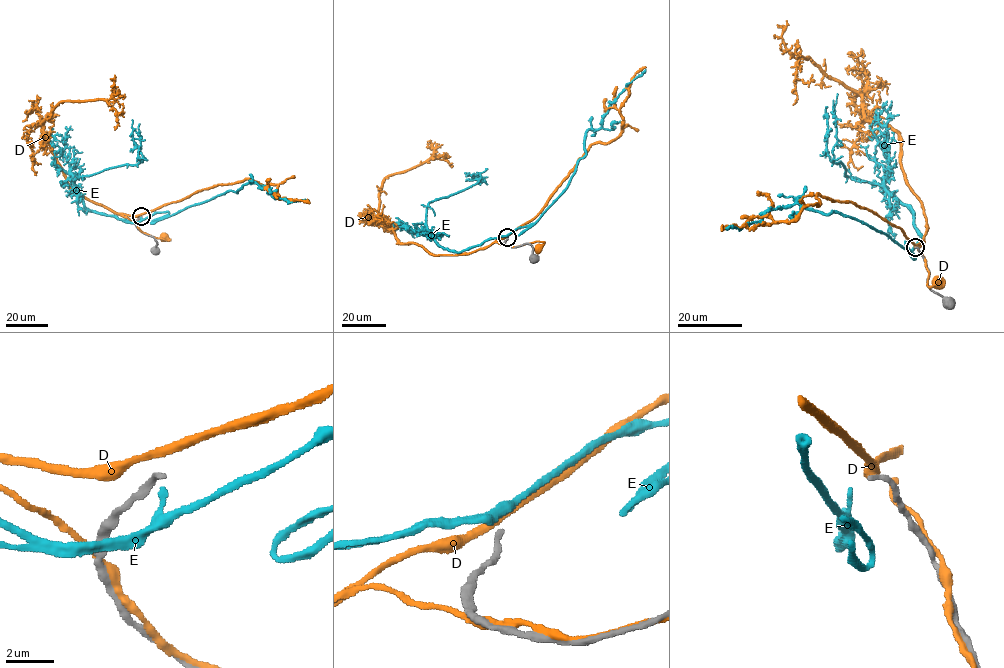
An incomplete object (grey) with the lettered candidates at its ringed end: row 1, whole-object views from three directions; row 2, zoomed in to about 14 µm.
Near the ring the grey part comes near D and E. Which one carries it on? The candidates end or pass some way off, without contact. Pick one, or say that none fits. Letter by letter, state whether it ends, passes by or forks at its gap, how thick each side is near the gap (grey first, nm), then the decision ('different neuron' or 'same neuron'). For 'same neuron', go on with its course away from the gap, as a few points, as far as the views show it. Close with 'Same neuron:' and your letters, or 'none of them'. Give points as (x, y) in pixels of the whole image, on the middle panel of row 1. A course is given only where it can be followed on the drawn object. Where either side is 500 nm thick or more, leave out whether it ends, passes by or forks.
D: it passes by; 240 nm thick on the grey side, 280 nm on the other; different neuron
E: it ends there; 240 nm thick on the grey side, 200 nm on the other; same neuron; it runs (507, 235), (535, 224), (563, 191), (585, 154), (585, 135), (601, 127), (608, 106), (645, 70)
Same neuron: E

